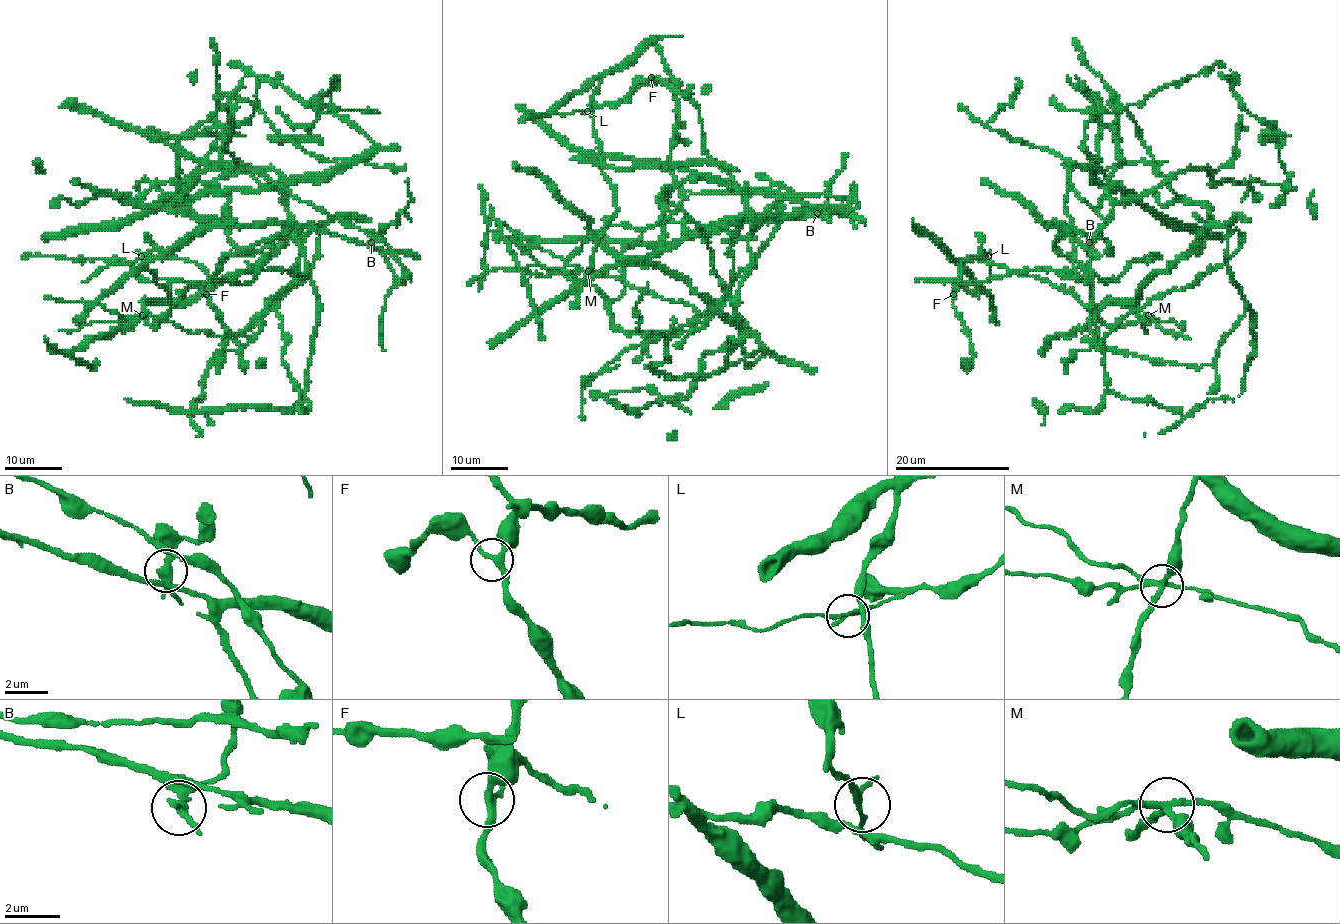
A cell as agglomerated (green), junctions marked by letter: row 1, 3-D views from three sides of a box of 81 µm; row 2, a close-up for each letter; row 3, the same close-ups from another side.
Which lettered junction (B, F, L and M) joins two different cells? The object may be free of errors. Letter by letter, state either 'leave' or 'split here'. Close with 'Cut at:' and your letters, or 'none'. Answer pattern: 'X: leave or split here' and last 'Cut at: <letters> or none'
B: leave
F: leave
L: leave
M: split here
Cut at: M

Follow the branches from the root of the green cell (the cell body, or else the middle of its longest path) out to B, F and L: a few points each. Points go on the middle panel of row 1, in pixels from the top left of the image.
B: (637, 244), (685, 191), (828, 193), (817, 213)
F: (637, 244), (588, 281), (610, 319), (647, 333), (704, 314), (590, 229), (617, 199), (588, 110), (651, 77)
L: (637, 244), (588, 281), (610, 319), (647, 333), (704, 314), (684, 280), (590, 229), (617, 199), (587, 111)

